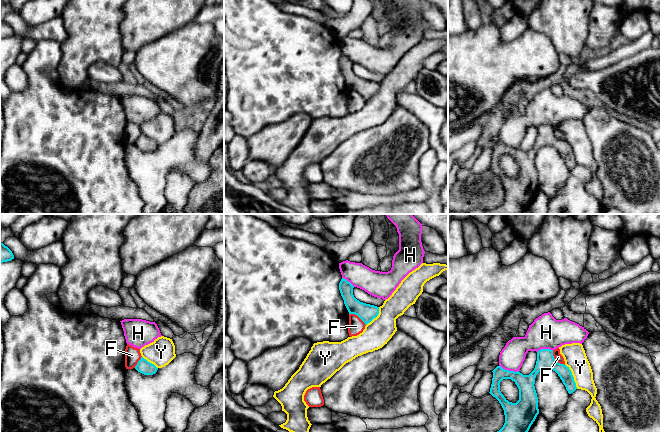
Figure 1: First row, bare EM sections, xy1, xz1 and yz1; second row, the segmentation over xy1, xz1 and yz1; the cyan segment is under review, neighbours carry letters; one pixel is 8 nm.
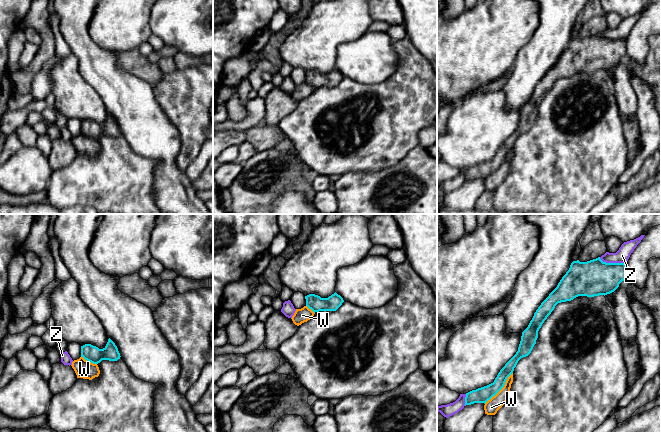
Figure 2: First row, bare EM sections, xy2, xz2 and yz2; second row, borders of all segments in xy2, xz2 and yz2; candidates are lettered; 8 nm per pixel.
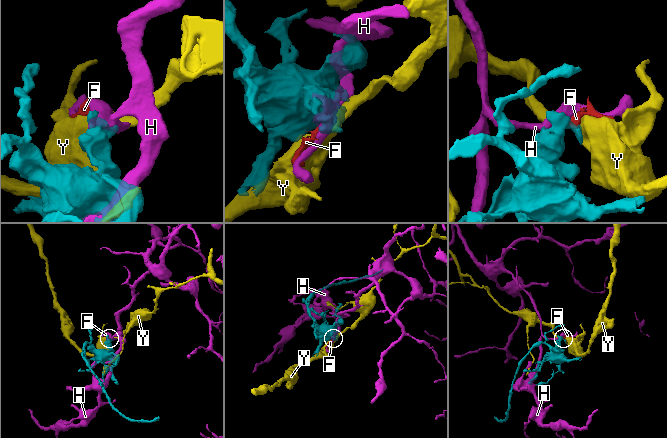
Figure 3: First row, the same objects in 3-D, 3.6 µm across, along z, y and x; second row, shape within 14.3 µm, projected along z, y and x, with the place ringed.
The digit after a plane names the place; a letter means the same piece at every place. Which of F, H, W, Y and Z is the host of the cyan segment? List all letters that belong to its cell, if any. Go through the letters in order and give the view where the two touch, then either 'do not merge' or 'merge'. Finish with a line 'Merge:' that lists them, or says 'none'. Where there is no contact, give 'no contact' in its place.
F: contact in yz1; do not merge
H: contact in yz1; do not merge
W: contact in yz2; merge
Y: contact in yz1; do not merge
Z: contact in yz2; do not merge
Merge: W

